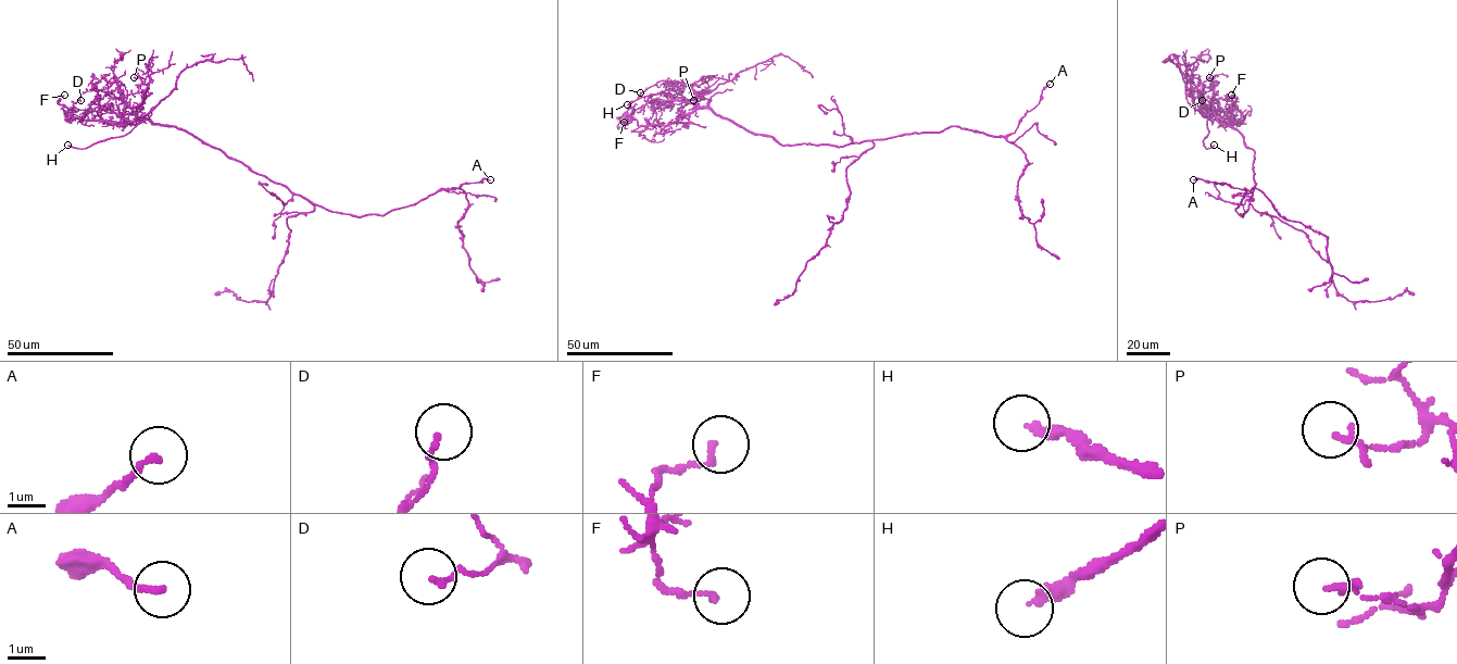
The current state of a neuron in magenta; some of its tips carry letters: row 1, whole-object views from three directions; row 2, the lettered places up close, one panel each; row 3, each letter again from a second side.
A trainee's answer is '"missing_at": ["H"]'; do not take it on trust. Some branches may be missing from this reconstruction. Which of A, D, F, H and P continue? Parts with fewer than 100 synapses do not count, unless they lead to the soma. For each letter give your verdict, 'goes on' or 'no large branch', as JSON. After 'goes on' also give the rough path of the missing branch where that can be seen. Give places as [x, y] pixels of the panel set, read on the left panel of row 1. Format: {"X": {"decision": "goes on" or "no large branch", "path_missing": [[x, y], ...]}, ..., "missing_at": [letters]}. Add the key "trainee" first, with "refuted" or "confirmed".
{"trainee": "confirmed", "A": {"decision": "no large branch"}, "D": {"decision": "no large branch"}, "F": {"decision": "no large branch"}, "H": {"decision": "goes on", "path_missing": [[67, 145], [46, 137]]}, "P": {"decision": "no large branch"}, "missing_at": ["H"]}

